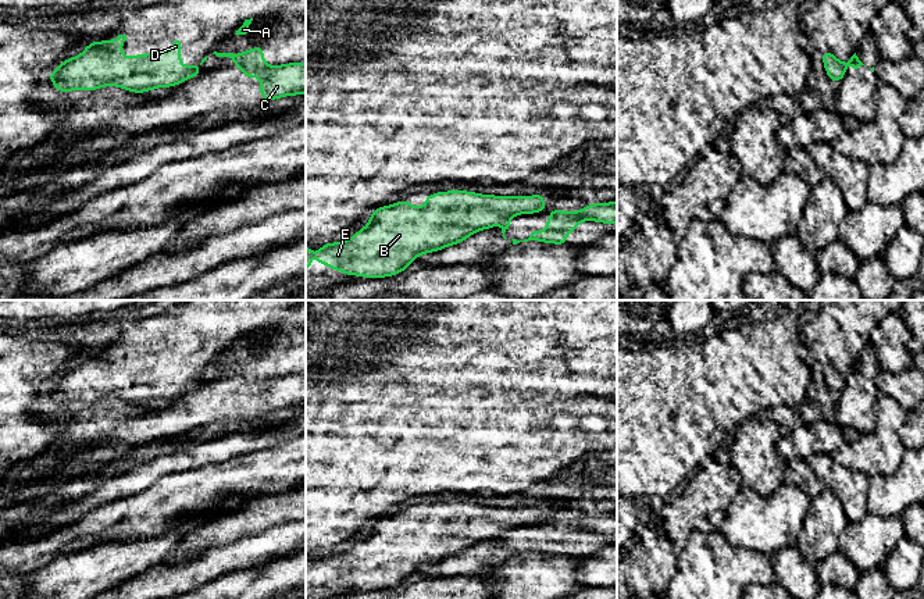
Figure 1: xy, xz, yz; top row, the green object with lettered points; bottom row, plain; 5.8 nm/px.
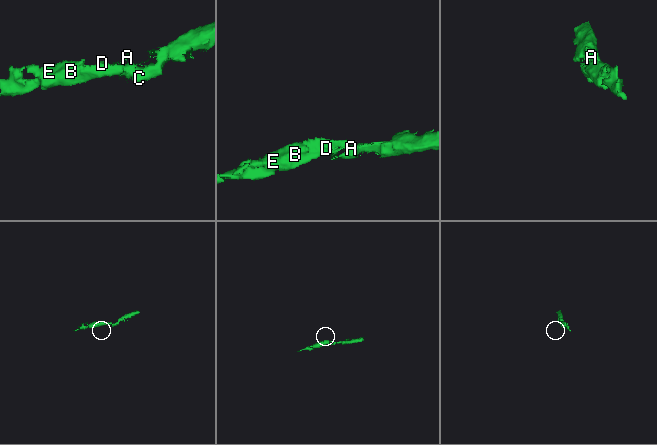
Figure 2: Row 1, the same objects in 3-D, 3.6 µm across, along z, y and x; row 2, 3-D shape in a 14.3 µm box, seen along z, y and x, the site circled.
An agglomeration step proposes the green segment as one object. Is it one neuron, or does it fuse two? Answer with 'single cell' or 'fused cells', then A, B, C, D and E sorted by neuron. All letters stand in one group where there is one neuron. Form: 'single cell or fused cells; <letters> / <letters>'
fused cells; A C / B D E

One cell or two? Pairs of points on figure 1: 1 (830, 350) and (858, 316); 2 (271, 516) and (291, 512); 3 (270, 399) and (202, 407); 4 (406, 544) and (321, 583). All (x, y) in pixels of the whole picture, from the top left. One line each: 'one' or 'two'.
1: one
2: one
3: one
4: one

